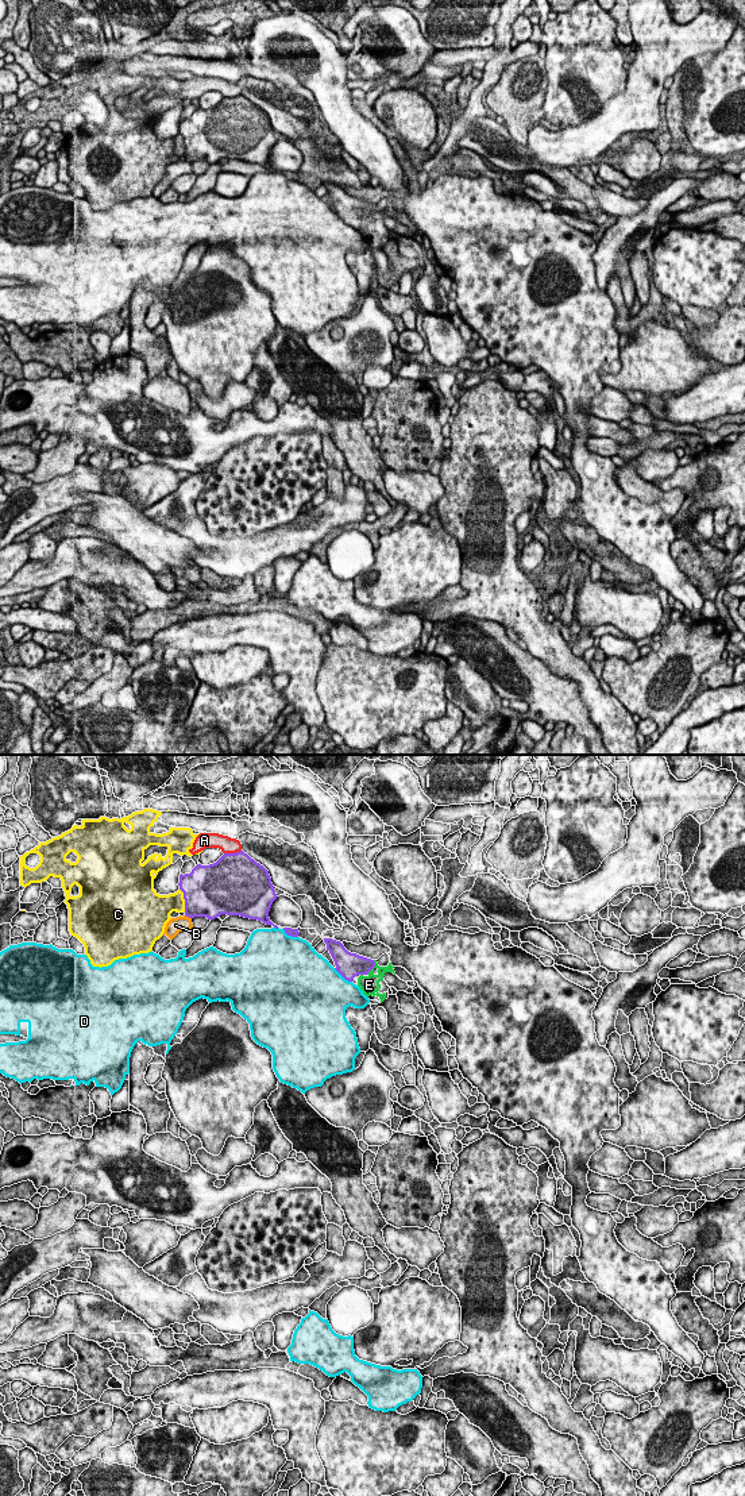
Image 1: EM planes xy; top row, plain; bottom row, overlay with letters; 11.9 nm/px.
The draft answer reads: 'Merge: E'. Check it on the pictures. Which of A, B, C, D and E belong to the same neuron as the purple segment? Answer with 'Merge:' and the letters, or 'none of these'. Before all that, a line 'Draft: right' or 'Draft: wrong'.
Draft: right
Merge: E

